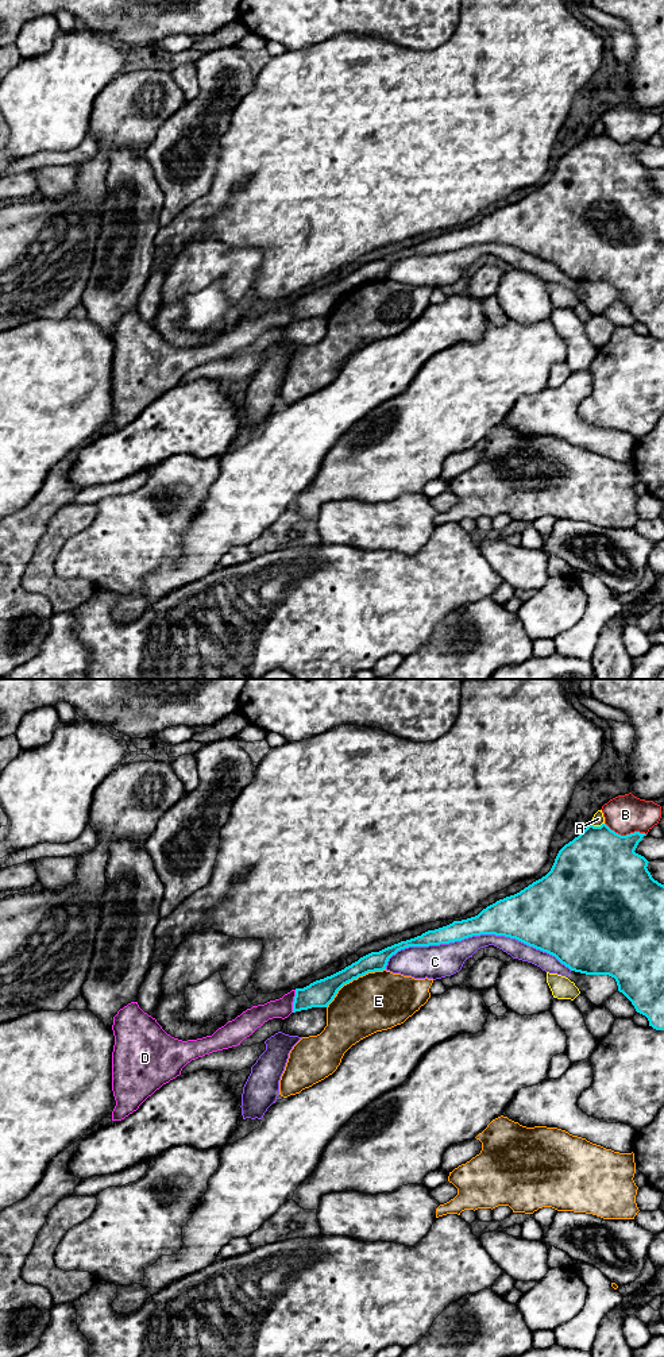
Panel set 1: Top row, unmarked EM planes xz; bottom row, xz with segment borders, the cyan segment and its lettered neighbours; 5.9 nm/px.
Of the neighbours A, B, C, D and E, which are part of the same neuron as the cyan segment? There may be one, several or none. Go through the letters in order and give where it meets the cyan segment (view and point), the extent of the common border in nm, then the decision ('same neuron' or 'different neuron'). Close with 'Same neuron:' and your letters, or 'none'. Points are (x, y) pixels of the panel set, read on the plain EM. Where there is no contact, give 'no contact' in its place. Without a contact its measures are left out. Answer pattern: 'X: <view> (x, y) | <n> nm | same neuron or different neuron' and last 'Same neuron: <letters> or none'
A: xz (597, 135) | 80 nm | different neuron
B: xz (626, 143) | 260 nm | different neuron
C: xz (477, 243) | 1100 nm | different neuron
D: xz (294, 309) | 140 nm | different neuron
E: xz (352, 288) | 420 nm | different neuron
Same neuron: none

